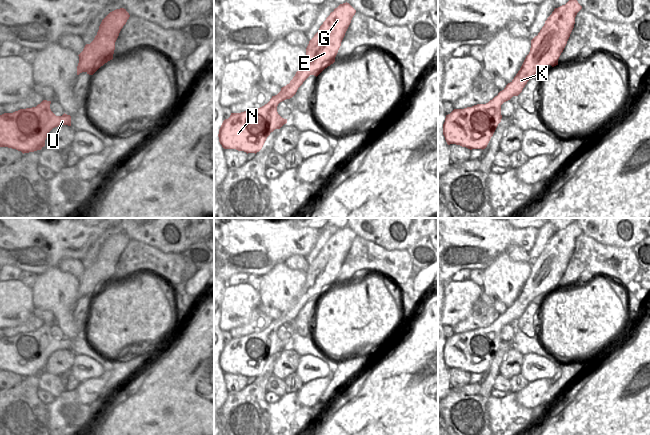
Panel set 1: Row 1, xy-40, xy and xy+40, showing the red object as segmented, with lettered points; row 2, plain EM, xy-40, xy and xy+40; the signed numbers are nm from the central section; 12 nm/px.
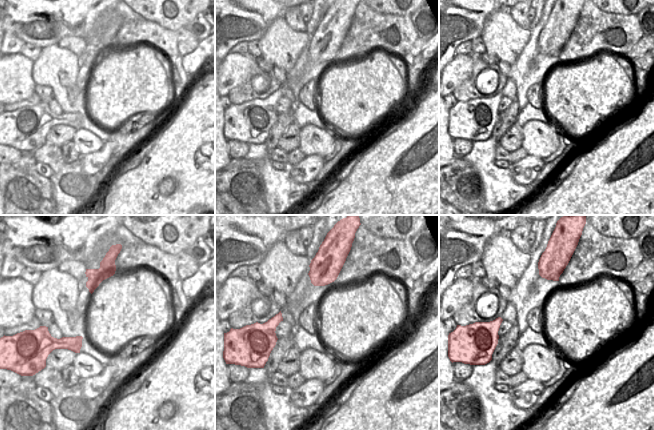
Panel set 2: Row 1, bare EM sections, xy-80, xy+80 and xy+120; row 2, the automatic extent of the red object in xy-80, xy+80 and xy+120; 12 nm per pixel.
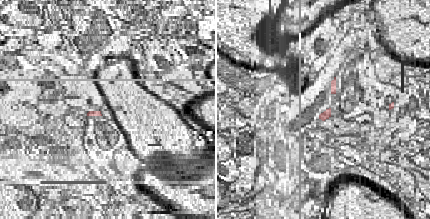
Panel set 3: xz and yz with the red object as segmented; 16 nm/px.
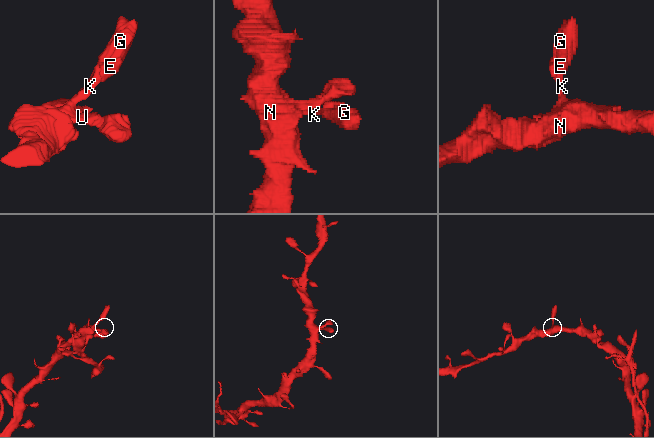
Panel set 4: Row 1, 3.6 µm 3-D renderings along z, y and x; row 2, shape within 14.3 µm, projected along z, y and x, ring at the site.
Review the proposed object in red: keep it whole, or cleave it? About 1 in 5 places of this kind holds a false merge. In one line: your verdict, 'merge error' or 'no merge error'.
no merge error

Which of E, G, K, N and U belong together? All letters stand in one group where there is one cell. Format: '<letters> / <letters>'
E G K N U

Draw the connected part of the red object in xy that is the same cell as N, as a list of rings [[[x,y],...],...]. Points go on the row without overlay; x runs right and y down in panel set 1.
[[[340,228],[326,242],[318,256],[309,265],[306,281],[289,308],[272,320],[264,330],[241,337],[231,337],[219,353],[219,366],[224,373],[248,377],[259,376],[267,361],[287,347],[277,336],[280,326],[292,322],[310,300],[318,300],[335,286],[341,266],[356,234],[349,228]]]

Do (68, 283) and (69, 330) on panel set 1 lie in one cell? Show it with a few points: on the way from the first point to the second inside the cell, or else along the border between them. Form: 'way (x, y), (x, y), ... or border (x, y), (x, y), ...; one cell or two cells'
way (66, 295), (66, 318); one cell

